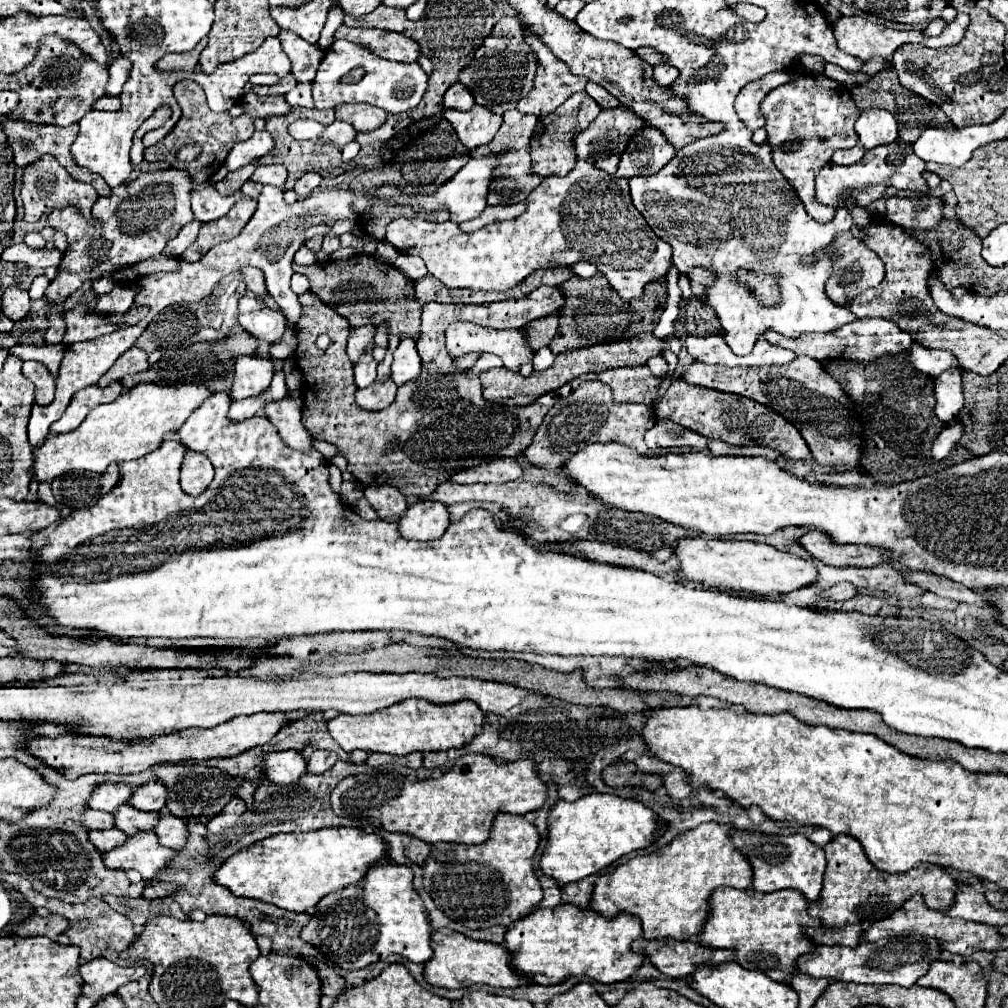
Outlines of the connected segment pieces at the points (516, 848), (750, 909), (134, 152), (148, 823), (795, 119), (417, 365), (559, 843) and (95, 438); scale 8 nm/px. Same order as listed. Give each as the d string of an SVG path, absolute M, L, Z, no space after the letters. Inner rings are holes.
M499 813L497 817L495 817L495 823L493 823L493 829L491 829L491 835L489 835L489 839L487 841L483 841L483 843L479 843L479 845L463 845L463 843L435 843L433 847L431 847L431 855L427 857L427 861L425 861L425 865L419 865L419 867L423 867L425 869L425 889L427 889L427 893L433 897L433 901L435 901L435 905L451 919L451 921L459 921L461 925L465 925L467 929L487 929L487 927L493 927L493 925L503 925L503 927L509 927L509 925L513 925L515 921L519 921L519 919L523 919L523 917L527 917L527 913L531 913L539 903L541 903L541 899L543 899L543 889L541 889L541 883L539 883L539 879L537 879L537 875L535 875L535 869L533 869L533 855L535 855L535 851L537 851L537 847L539 847L539 841L541 841L541 837L539 837L539 831L537 831L537 827L533 825L533 823L529 823L523 815L511 815L511 813Z
M719 887L713 891L711 913L707 925L699 933L699 941L715 949L735 949L737 963L745 969L765 973L769 979L785 983L797 973L795 961L815 949L817 945L807 937L803 927L821 927L819 919L809 915L809 901L795 889L761 893L755 889L739 891L733 887Z
M135 137L133 147L131 147L131 163L133 163L133 167L137 167L143 161L143 149L145 149L143 141L139 137Z
M121 805L113 817L115 817L115 827L125 831L127 835L155 831L155 821L159 821L157 811L155 813L143 813L131 805Z
M809 75L767 93L761 113L767 121L767 143L773 149L775 167L791 181L803 203L817 203L815 173L831 159L835 149L853 147L859 141L853 125L861 111L851 101L849 89L825 75Z
M413 339L401 341L397 351L393 353L393 365L391 365L391 379L397 387L413 381L421 373L421 357L415 349Z
M589 793L573 803L559 801L549 815L549 839L541 857L541 869L563 885L581 881L609 867L619 857L649 847L655 831L655 811L635 799Z
M139 383L115 401L97 405L85 421L71 433L57 433L47 437L39 449L33 451L31 475L43 483L71 471L105 473L109 463L139 459L155 451L169 431L177 431L195 407L199 407L211 391L201 385L163 387L153 383Z

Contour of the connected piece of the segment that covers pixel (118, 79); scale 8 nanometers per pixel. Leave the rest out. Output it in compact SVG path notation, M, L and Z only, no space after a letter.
M113 57L111 65L109 65L109 83L105 89L105 95L121 95L121 87L127 81L131 71L131 63L127 61L127 57Z

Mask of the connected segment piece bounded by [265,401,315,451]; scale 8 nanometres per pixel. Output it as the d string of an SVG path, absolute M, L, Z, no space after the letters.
M295 401L269 403L265 407L265 415L275 425L285 445L289 445L295 451L313 449L315 439L301 425L301 407Z

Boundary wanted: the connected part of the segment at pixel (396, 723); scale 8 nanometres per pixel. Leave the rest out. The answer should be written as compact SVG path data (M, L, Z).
M407 699L401 703L395 703L387 709L379 709L369 715L337 715L327 721L331 737L341 745L343 751L351 753L355 749L363 749L367 753L389 753L389 755L409 755L413 751L449 751L449 749L461 749L467 745L475 733L481 729L485 719L485 713L473 703L473 701L457 701L451 705L431 705L431 701L419 701L419 699Z

